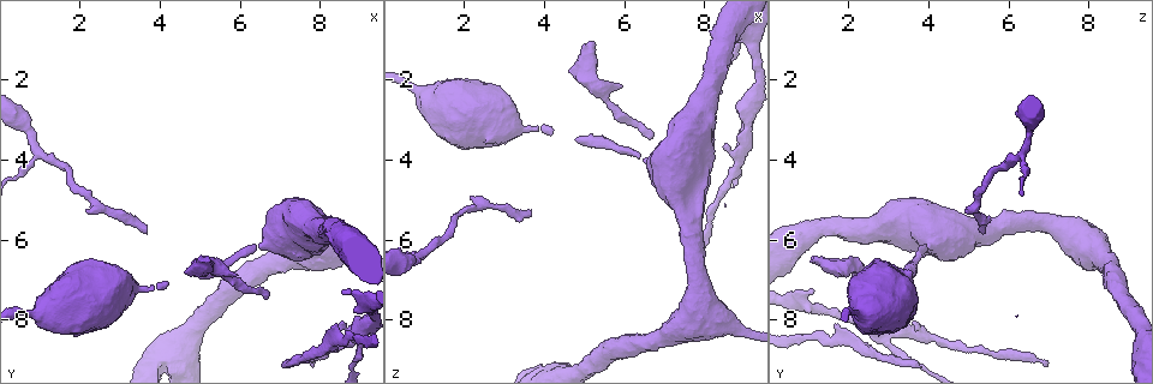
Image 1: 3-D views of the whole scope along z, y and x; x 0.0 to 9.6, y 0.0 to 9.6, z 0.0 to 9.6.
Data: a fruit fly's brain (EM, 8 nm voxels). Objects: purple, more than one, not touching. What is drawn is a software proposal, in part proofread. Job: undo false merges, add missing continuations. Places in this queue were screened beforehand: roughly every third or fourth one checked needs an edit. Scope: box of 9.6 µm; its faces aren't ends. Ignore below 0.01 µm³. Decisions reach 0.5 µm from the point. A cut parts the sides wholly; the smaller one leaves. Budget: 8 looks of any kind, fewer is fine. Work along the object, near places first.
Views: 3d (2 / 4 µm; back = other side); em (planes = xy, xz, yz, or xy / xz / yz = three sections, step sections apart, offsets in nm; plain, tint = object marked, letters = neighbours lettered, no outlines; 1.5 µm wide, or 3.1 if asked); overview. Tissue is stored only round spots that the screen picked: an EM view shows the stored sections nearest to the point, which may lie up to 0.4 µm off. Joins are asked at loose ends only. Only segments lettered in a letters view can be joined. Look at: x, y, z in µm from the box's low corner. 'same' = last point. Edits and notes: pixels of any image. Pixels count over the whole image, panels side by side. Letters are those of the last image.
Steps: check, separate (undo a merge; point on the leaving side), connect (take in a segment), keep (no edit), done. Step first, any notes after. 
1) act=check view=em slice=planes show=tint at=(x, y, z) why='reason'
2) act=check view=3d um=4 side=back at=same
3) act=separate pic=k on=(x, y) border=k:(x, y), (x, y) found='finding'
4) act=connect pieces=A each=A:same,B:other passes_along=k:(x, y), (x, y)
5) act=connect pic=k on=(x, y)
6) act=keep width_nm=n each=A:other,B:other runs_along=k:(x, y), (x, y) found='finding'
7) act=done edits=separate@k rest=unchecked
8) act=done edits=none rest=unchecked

act=check view=3d um=4 at=(5.25, 6.60, 1.00) why='an open end'

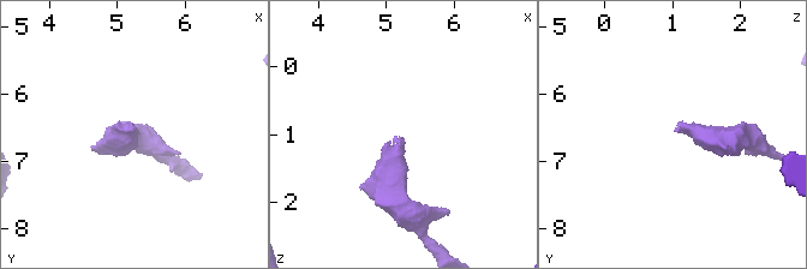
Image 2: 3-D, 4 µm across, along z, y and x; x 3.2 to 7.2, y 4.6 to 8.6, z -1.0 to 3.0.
act=check view=em slice=planes show=letters at=(5.25, 6.55, 1.05) why='shape alone is not enough'

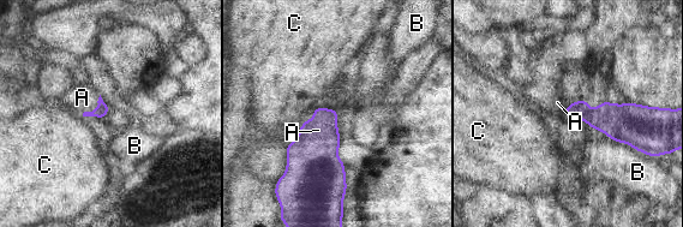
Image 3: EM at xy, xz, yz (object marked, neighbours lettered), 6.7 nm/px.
act=connect pic=3 on=(82, 97) each=A:same,B:other,C:other found='it goes on there'

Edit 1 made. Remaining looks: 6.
act=check view=3d um=2 at=(8.50, 7.25, 1.15) why='free end'

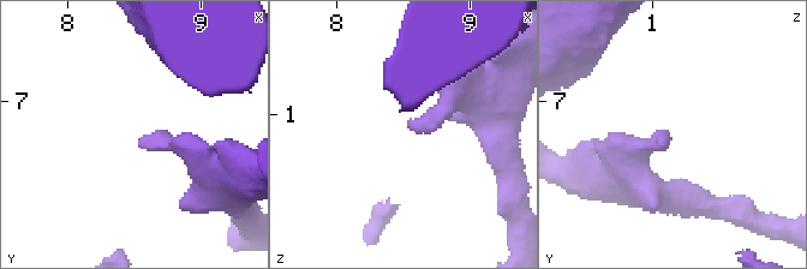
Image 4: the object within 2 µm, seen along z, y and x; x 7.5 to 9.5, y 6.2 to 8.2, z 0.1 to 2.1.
act=check view=em slice=planes show=letters at=(8.52, 7.32, 1.06)

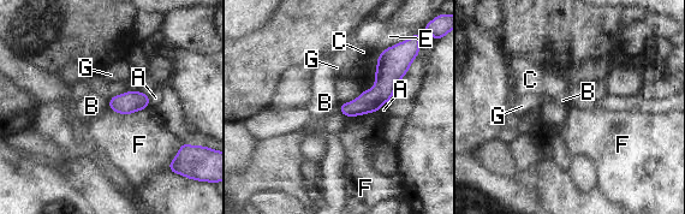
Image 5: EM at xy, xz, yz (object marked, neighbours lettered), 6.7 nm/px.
act=keep each=A:other,B:other,C:other,E:other,F:other,G:other found='no lettered segment goes on from it'

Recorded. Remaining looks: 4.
act=done edits=connect@3 rest=unchecked

